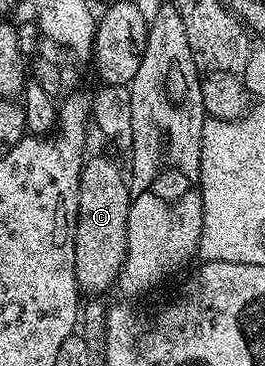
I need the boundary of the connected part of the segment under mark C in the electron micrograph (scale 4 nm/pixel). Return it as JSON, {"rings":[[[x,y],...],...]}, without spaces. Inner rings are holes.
{"rings":[[[105,154],[86,157],[81,164],[79,212],[75,240],[75,276],[78,287],[89,296],[113,290],[127,256],[127,212],[129,184],[126,175]]]}

